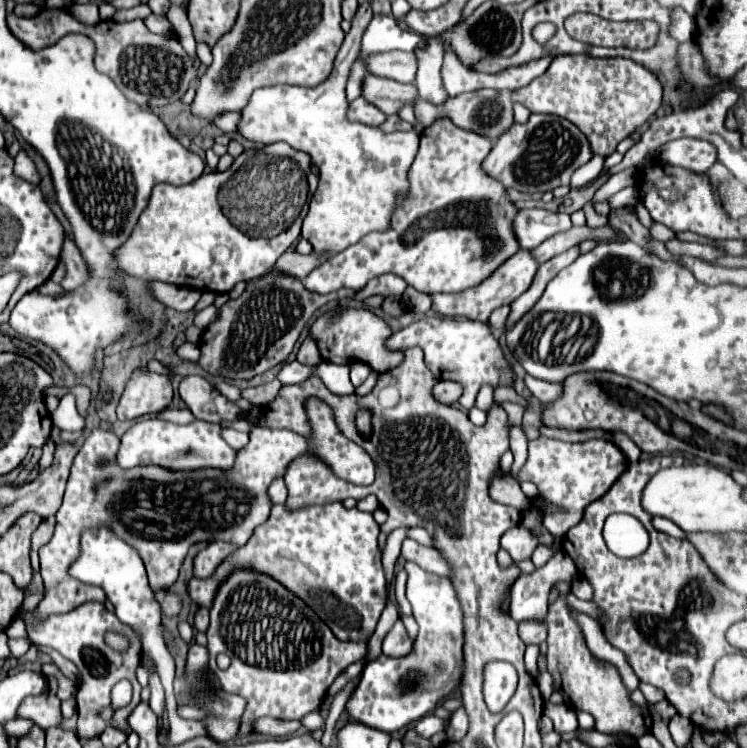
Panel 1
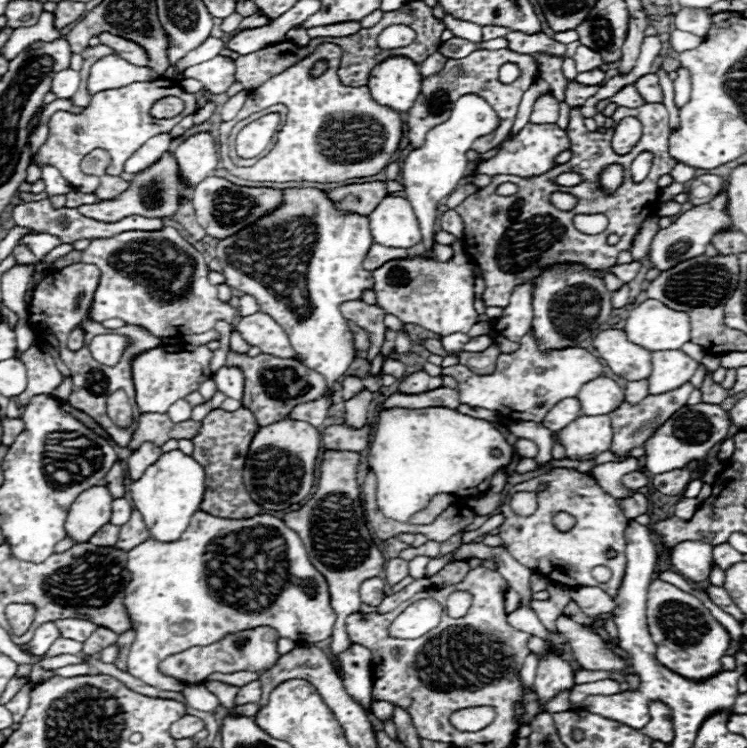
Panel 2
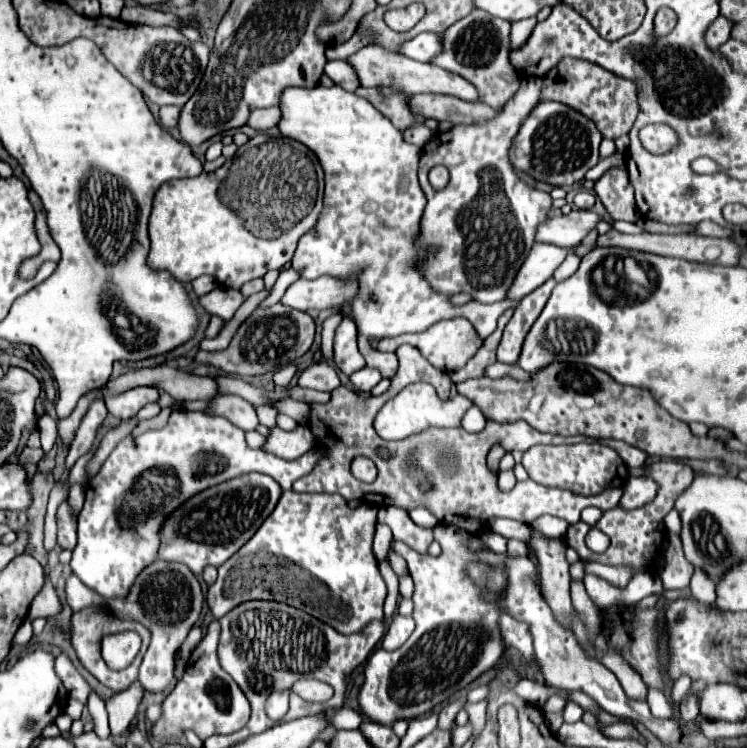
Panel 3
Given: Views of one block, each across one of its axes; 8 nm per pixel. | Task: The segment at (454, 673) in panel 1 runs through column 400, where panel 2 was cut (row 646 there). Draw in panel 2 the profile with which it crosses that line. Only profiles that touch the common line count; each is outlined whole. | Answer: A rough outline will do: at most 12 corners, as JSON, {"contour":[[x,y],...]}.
{"contour":[[660,578],[646,624],[658,660],[692,680],[722,670],[730,636]]}

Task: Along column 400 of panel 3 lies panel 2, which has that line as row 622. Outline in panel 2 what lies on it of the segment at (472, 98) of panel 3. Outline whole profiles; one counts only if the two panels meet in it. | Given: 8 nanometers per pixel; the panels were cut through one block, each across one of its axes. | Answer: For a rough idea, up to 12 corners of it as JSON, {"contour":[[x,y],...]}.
{"contour":[[80,618],[56,620],[60,636],[84,642],[96,624]]}

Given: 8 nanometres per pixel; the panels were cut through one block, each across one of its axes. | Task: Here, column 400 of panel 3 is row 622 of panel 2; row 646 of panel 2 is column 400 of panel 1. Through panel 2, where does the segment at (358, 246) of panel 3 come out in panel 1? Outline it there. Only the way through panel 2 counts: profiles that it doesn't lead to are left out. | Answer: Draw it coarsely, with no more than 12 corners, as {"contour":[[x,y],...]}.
{"contour":[[348,66],[258,88],[236,132],[320,168],[302,238],[388,228],[420,134],[346,120]]}

